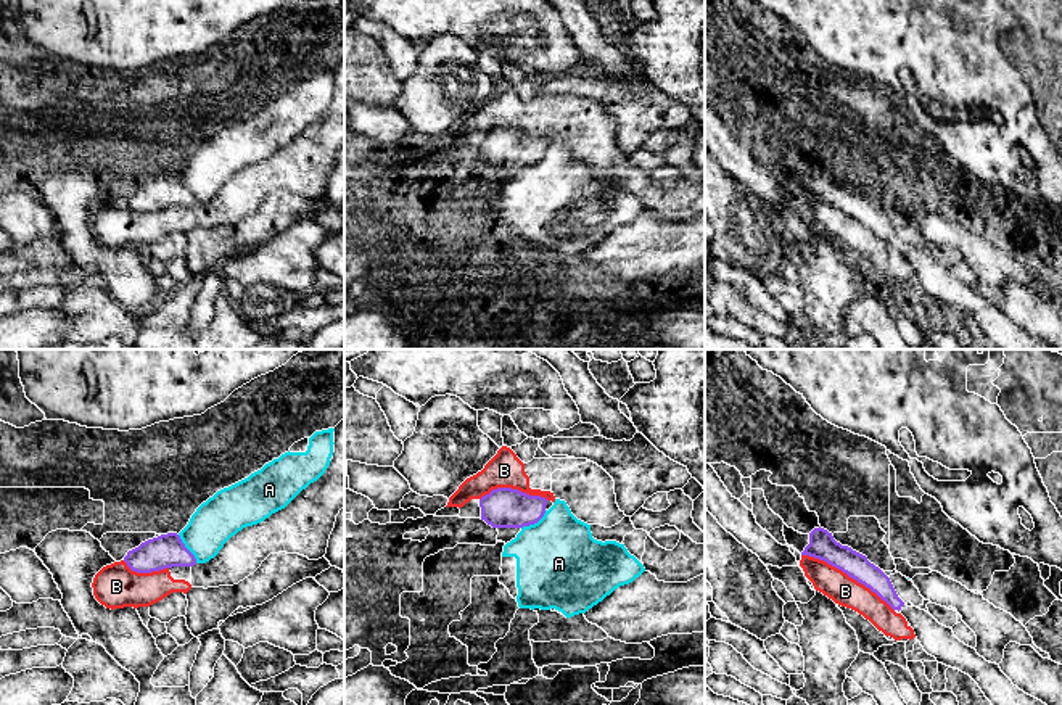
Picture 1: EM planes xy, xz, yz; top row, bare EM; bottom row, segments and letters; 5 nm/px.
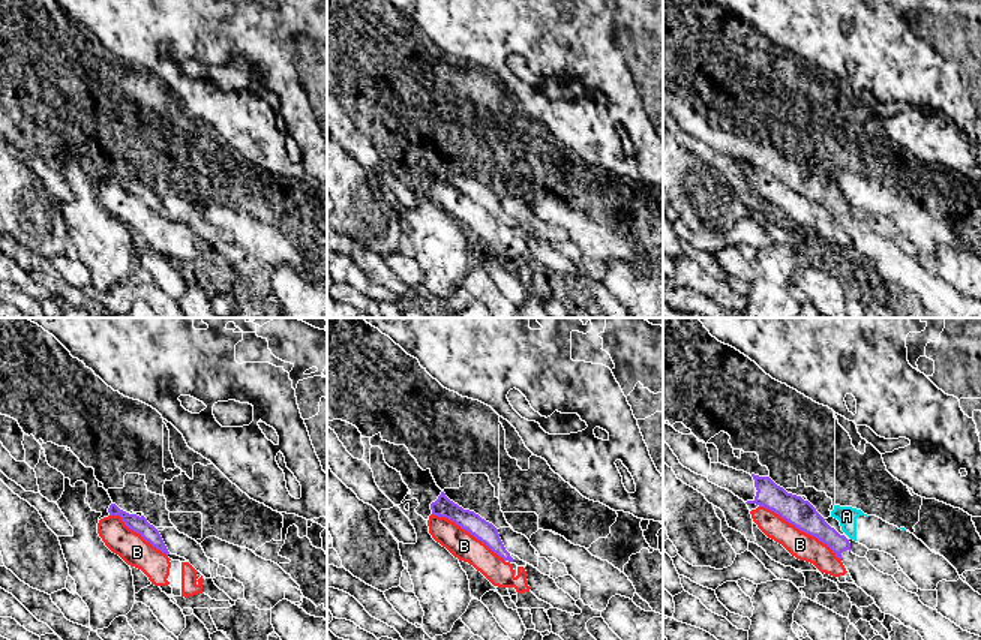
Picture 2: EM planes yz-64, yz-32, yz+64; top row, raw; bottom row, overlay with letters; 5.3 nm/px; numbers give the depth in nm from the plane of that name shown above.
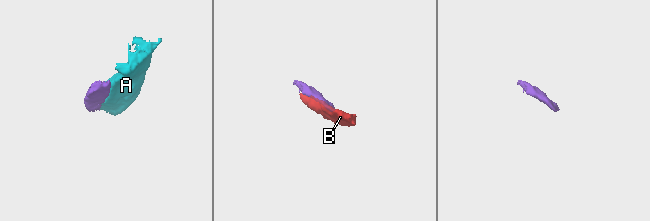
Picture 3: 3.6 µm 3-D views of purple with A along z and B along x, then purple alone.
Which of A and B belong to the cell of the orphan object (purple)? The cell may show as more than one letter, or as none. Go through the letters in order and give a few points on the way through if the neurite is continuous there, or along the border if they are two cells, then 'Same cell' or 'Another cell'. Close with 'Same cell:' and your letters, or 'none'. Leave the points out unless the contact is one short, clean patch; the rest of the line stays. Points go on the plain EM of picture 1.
A: Another cell
B: Another cell
Same cell: none

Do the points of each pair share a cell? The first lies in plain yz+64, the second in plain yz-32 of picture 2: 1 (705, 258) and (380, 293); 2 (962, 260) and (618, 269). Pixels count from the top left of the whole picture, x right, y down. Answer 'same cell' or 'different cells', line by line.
1: different cells
2: same cell

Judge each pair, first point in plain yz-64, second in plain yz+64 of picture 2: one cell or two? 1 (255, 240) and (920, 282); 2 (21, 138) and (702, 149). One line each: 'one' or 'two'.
1: two
2: one

